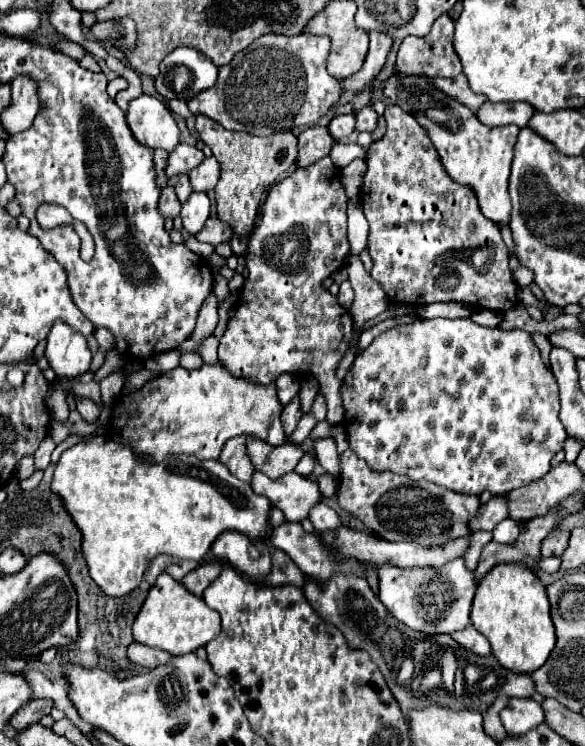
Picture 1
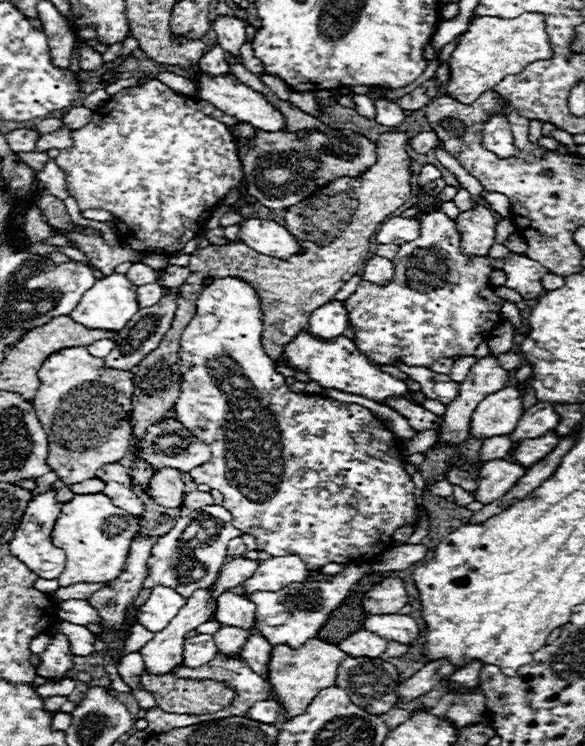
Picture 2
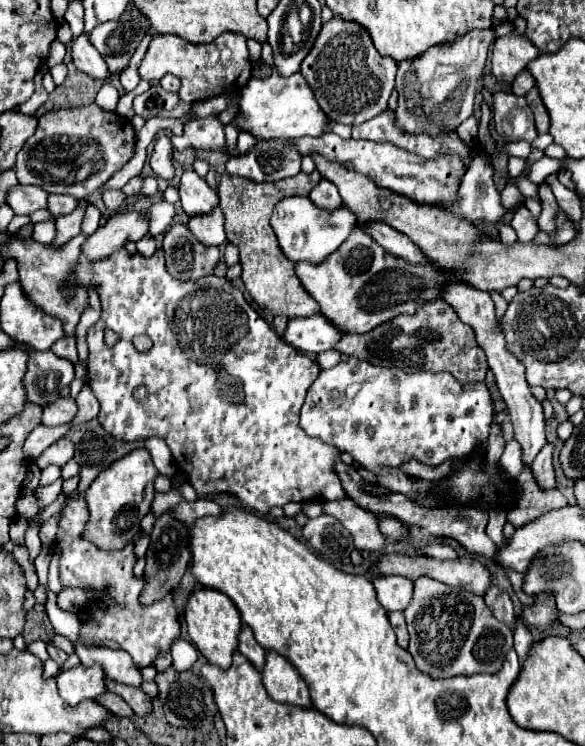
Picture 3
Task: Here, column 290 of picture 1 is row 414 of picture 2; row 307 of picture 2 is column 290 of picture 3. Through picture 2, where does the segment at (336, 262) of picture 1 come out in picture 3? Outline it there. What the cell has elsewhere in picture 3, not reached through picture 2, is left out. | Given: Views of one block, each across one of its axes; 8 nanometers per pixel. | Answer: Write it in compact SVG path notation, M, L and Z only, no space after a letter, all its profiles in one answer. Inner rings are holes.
M290 196L290 198L282 198L276 204L270 224L276 232L278 244L288 260L292 260L292 262L304 260L304 262L320 264L348 238L348 234L356 226L356 214L344 206L338 210L332 210L332 212L320 210L310 202L310 198Z

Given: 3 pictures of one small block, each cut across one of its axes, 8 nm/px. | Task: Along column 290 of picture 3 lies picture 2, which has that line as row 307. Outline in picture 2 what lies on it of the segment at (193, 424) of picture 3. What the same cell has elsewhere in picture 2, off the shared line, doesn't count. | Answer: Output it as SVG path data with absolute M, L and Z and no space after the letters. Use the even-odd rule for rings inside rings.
M420 212L418 218L422 224L420 238L400 246L400 252L392 260L396 262L394 280L386 286L376 286L372 282L362 280L358 284L358 290L348 300L344 300L344 306L348 308L350 324L356 334L356 346L374 364L392 364L396 358L400 358L408 366L430 368L432 362L436 362L438 358L472 356L476 346L482 344L502 320L500 308L504 300L498 298L492 286L488 284L488 276L494 270L490 266L490 260L486 256L484 258L466 256L460 250L462 238L456 230L456 224L446 214L442 212L422 214ZM408 288L412 292L426 292L426 294L406 294Z

